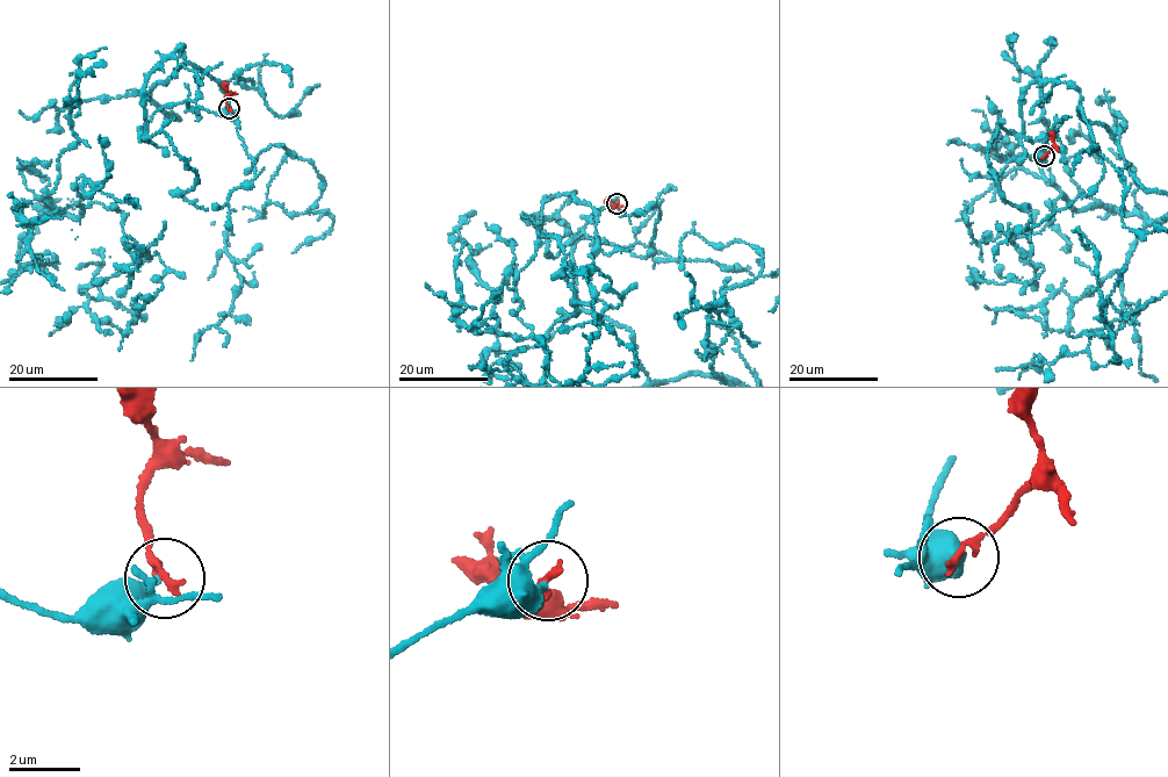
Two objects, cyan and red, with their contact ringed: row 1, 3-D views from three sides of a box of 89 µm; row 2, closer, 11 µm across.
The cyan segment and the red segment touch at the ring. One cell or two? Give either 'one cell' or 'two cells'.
two cells

